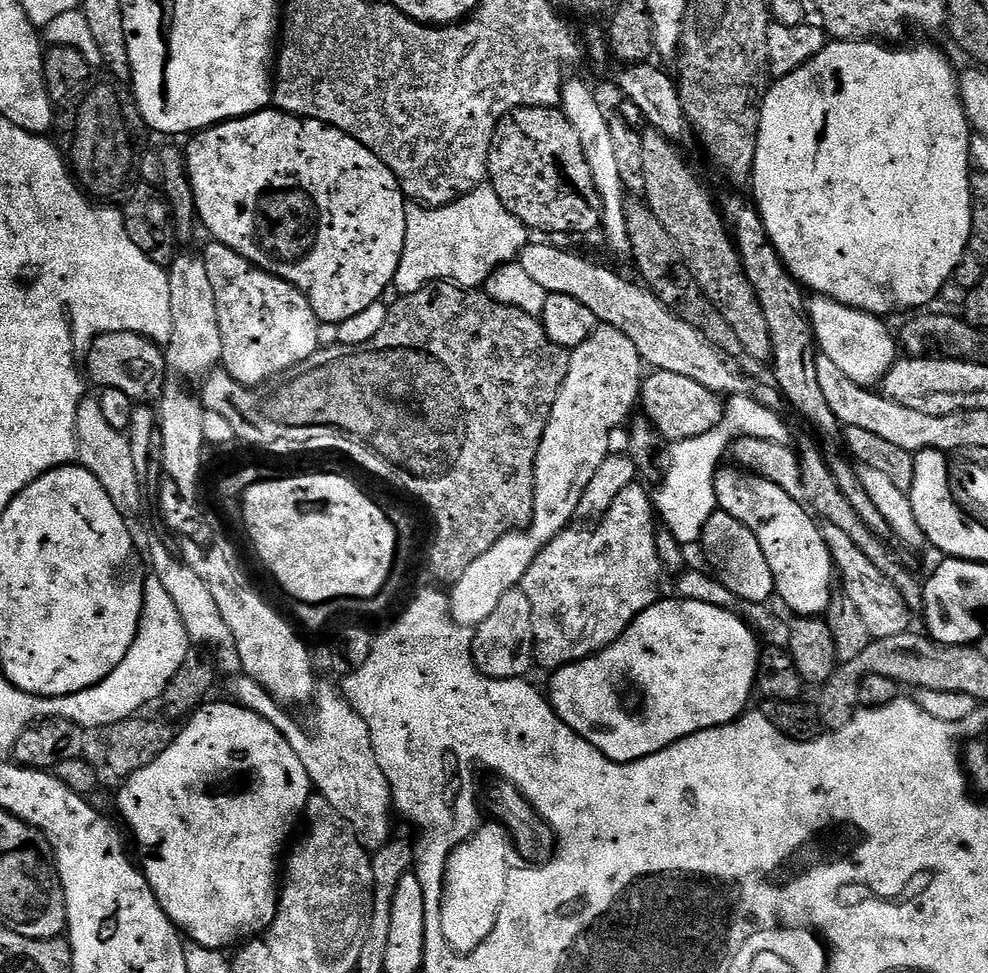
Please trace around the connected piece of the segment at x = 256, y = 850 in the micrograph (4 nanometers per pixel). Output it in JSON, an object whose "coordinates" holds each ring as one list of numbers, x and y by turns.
{"coordinates":[[235,702,212,703,201,704,185,723,189,724,181,732,179,729,175,733,171,746,161,756,154,758,150,766,138,770,138,774,123,781,119,785,118,793,120,792,120,812,124,815,125,822,132,827,132,832,140,843,140,852,144,855,144,864,142,863,144,877,152,887,152,892,158,898,162,910,191,943,201,944,204,948,228,950,235,940,244,942,249,938,255,938,274,922,278,903,278,877,282,872,282,857,286,852,284,843,287,842,288,835,295,830,296,823,301,823,304,808,308,805,309,798,313,796,314,789,311,778,306,774,306,766,302,766,302,758,294,754,288,739,273,724,266,722,266,718,254,714,249,708,243,708,241,704]]}

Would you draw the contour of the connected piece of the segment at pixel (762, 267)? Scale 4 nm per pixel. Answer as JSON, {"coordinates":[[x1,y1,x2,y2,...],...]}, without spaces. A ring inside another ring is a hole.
{"coordinates":[[740,196,726,197,724,204,722,200,722,215,724,223,728,225,732,233,732,239,736,241,736,249,740,255,746,278,750,286,754,286,758,306,762,306,762,314,766,314,766,326,770,329,770,346,772,347,770,367,778,392,781,392,788,399,789,404,816,427,815,435,824,443,822,451,830,466,830,472,834,474,835,482,841,487,842,494,849,499,850,506,857,511,862,522,879,536,889,537,891,530,886,523,886,518,882,517,882,514,875,508,874,502,867,495,866,486,862,485,857,467,852,466,853,461,843,451,840,453,832,445,841,443,842,426,838,418,834,418,834,413,831,412,818,383,818,366,816,365,818,349,816,335,812,329,812,320,808,316,805,289,788,273,788,268,782,262,774,242,770,242,770,234,766,234,766,226,762,222,760,211,756,209,751,199,743,200]]}

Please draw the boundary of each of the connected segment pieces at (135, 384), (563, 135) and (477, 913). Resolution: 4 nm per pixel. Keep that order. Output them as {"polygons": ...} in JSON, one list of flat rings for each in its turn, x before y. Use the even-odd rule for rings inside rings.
{"polygons":[[[107,332,92,343,86,357,86,376,101,389,120,390,133,402,152,402,166,387,166,352,136,332]],[[559,107,515,108,496,123,496,133,488,155,488,180,502,198,502,206,514,214,533,233,536,232,592,232,601,227,602,198,590,174,590,162,582,154,578,133]],[[493,820,487,821,487,823,480,827,477,833,475,831,467,840,452,849,444,869,442,928,447,944,462,955,476,950,494,930,508,885,510,871,508,860,512,858,511,837,502,825]]]}

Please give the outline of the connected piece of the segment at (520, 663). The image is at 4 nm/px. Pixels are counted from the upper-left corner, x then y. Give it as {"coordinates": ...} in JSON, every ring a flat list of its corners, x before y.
{"coordinates":[[511,588,502,594,502,602,475,629,472,638,472,657,476,669,489,680,518,680,527,677,528,671,534,668,534,618,530,610,530,598,519,588]]}

